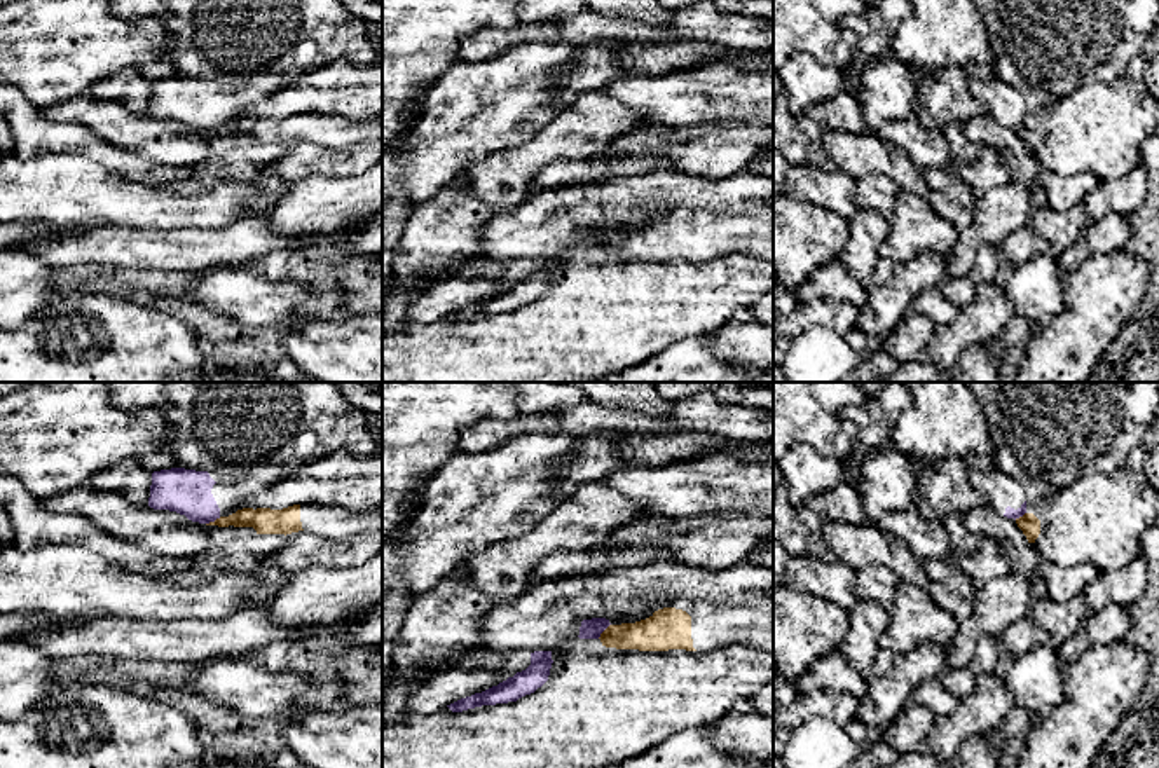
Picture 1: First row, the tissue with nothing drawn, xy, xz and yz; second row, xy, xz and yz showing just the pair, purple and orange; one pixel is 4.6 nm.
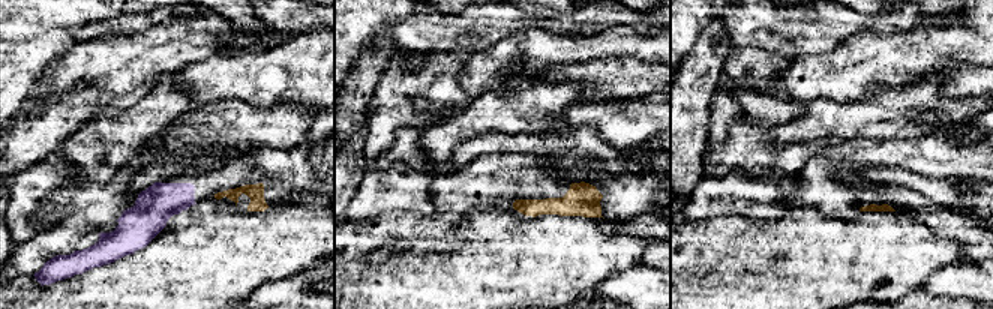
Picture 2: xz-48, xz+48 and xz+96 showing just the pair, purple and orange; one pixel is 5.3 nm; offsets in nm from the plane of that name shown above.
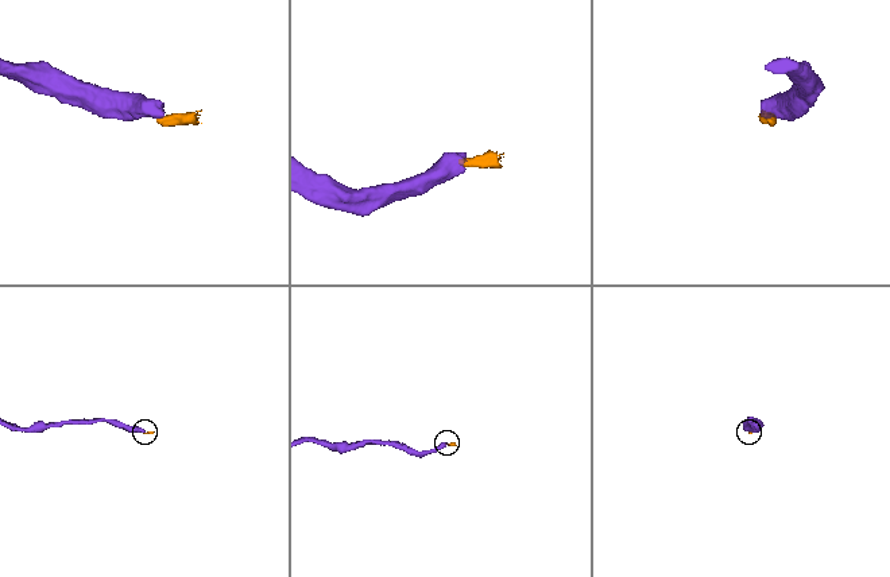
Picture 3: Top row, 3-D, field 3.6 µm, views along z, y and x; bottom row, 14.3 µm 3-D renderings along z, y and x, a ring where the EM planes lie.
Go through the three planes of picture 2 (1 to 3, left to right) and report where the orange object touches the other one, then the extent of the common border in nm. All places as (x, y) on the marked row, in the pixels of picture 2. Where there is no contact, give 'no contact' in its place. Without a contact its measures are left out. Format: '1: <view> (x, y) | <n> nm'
1: no contact
2: no contact
3: no contact

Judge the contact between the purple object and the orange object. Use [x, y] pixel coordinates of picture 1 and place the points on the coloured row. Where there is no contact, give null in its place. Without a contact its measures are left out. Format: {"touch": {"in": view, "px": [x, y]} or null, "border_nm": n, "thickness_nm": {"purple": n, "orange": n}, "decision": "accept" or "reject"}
{"touch": {"in": "xy", "px": [213, 521]}, "border_nm": 80, "thickness_nm": {"purple": 200, "orange": 120}, "decision": "reject"}

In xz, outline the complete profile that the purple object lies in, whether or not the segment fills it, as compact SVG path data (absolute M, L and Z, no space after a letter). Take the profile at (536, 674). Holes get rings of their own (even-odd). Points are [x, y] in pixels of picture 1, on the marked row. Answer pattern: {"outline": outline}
{"outline": "M534 651L531 653L531 665L525 670L517 672L497 686L461 698L447 707L452 712L463 712L482 705L517 702L518 698L534 693L548 681L552 663L552 651Z"}

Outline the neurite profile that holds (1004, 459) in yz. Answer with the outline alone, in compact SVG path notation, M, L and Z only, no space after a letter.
M967 382L981 401L993 443L995 468L1012 478L1021 471L1046 490L1073 485L1094 473L1112 475L1128 466L1131 452L1142 445L1159 408L1157 382Z

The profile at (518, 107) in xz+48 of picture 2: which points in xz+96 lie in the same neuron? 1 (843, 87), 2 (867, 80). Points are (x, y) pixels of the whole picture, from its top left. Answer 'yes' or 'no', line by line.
1: no
2: no

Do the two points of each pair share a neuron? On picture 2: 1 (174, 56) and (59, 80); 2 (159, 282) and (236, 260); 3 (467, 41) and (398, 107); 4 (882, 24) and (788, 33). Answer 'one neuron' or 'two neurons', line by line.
1: one neuron
2: one neuron
3: one neuron
4: one neuron

